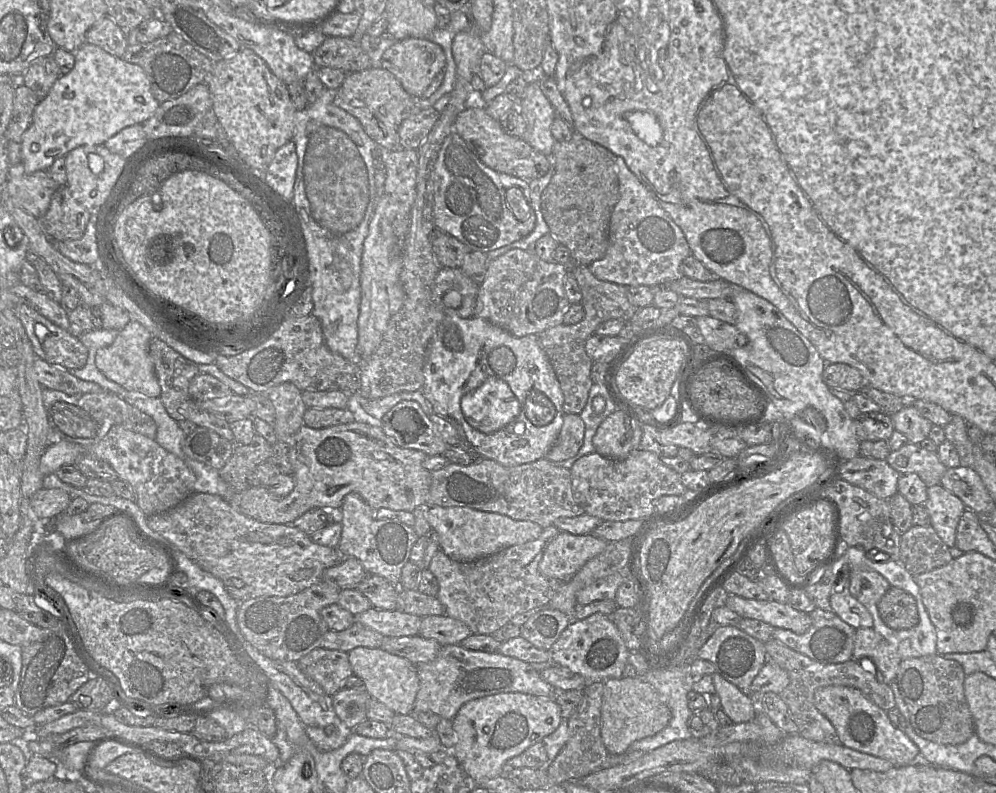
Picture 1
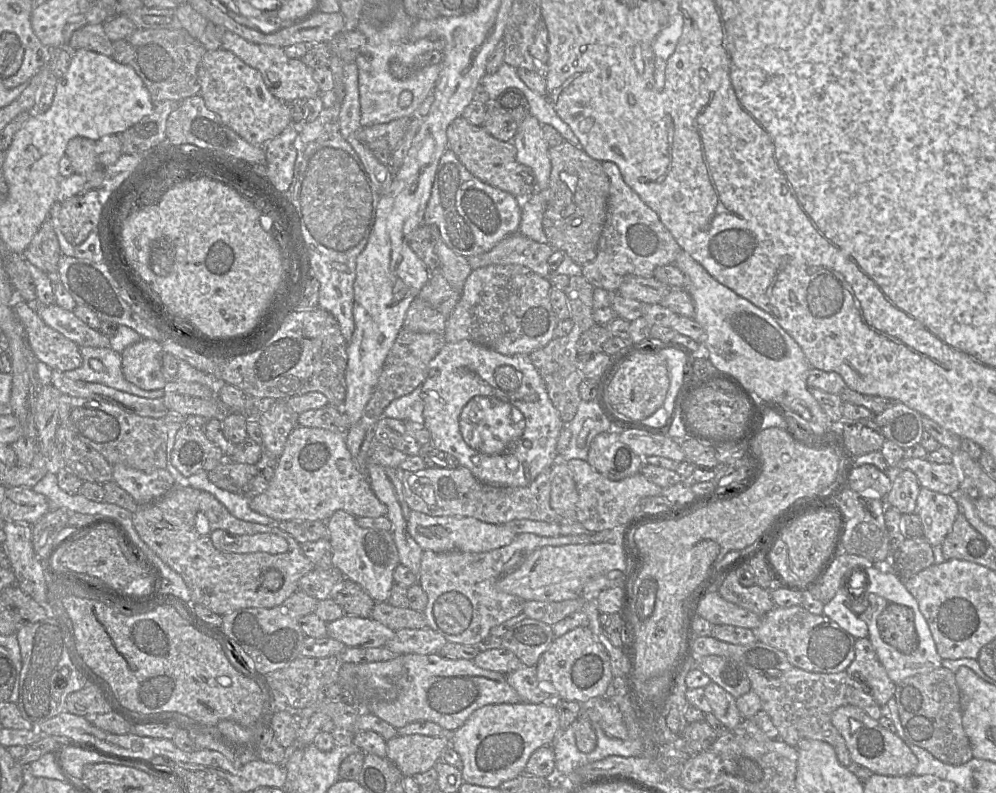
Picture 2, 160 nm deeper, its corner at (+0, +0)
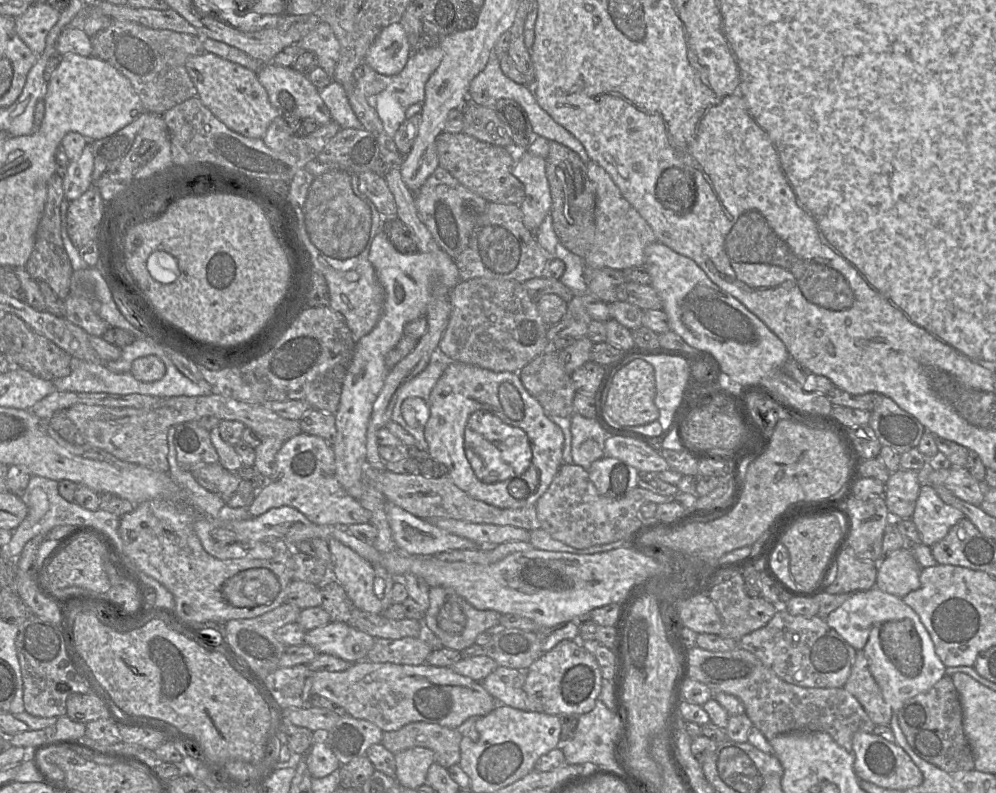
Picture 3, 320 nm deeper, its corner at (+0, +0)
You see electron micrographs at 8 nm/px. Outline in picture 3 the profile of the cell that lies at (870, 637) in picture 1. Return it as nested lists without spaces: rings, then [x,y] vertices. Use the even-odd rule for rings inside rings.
[[[863,650],[856,651],[850,675],[843,688],[859,701],[875,725],[890,725],[893,711],[885,702],[881,689],[869,670]]]

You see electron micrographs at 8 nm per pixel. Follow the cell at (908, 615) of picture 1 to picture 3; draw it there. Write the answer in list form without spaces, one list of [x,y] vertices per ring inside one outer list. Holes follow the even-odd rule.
[[[909,618],[894,619],[886,621],[879,626],[879,646],[884,658],[900,666],[902,679],[904,682],[913,681],[913,679],[925,676],[925,669],[931,669],[932,682],[946,675],[946,666],[941,662],[936,653],[932,653],[932,658],[922,660],[922,645],[918,632]]]

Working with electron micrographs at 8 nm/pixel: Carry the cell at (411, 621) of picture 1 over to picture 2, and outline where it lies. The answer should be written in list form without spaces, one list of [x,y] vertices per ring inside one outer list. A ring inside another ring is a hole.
[[[345,615],[327,623],[327,636],[342,642],[347,648],[385,646],[395,632],[371,617]]]

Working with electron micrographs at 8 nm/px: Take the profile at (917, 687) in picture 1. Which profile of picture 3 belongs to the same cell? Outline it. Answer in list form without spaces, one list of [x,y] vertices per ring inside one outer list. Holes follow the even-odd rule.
[[[945,675],[926,692],[906,700],[897,717],[908,744],[920,758],[945,772],[975,769],[973,751],[964,732],[961,699],[951,676]]]

